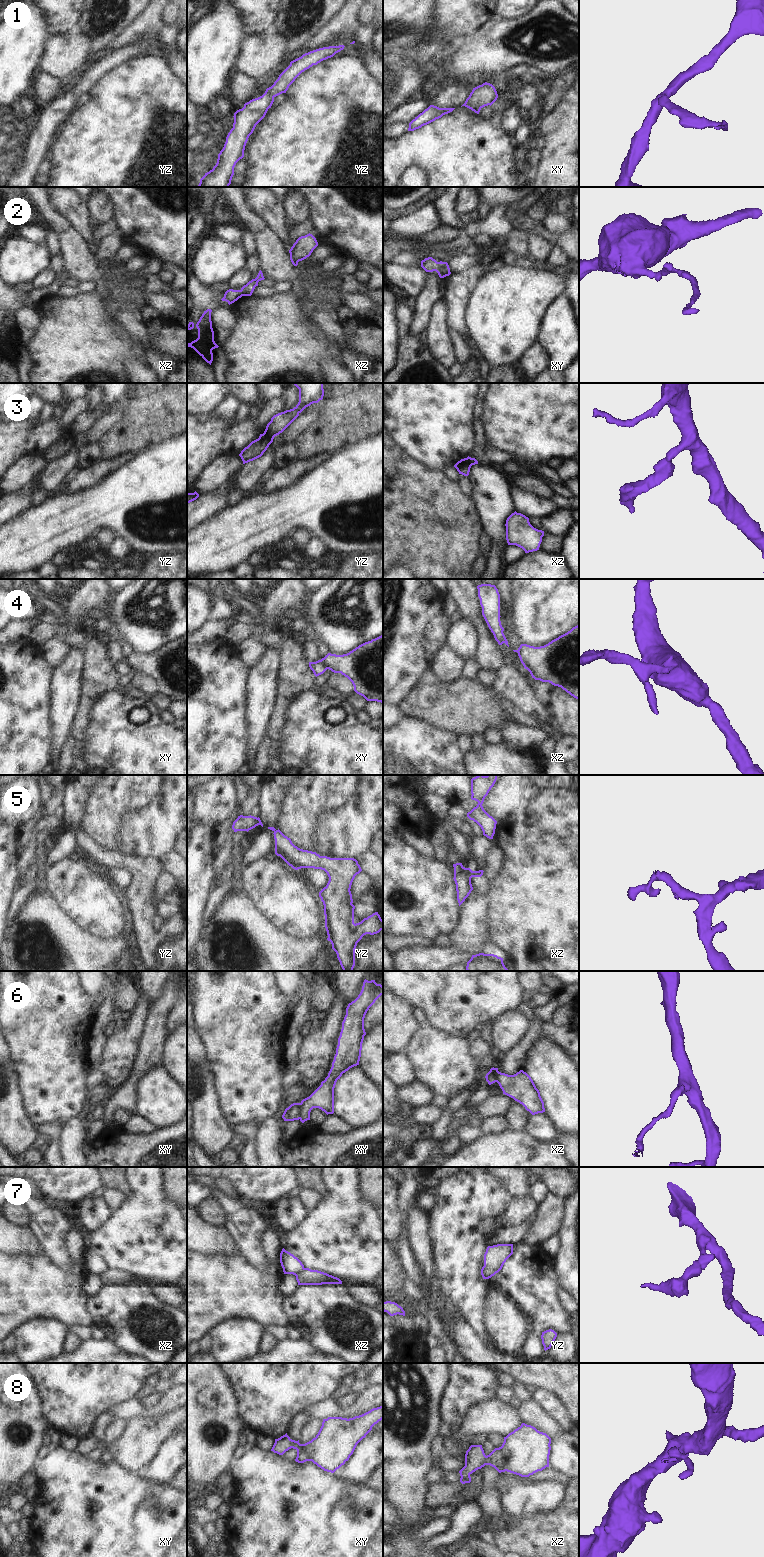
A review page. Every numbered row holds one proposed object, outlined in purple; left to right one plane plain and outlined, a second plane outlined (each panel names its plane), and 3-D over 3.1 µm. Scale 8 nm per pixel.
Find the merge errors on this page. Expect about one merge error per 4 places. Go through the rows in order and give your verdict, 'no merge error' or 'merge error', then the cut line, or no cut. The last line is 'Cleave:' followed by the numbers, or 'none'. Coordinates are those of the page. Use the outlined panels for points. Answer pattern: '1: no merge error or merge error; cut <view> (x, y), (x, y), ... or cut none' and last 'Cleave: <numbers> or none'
1: no merge error; cut none
2: no merge error; cut none
3: merge error; cut yz (263, 433), (272, 440)
4: merge error; cut xy (320, 660), (327, 668)
5: no merge error; cut none
6: merge error; cut xy (299, 1103), (300, 1118)
7: merge error; cut xz (303, 1267), (295, 1275)
8: no merge error; cut none
Cleave: 3, 4, 6, 7

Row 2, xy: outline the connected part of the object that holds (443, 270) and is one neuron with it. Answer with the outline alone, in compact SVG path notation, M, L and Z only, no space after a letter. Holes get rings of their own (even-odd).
M432 257L425 258L421 261L421 267L426 272L433 272L436 271L440 278L444 278L451 274L450 268L447 262L437 262Z

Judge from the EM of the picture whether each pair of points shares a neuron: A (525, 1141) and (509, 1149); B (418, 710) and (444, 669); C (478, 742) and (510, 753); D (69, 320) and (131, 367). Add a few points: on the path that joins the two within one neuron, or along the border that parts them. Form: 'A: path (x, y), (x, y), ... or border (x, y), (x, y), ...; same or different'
A: path (521, 1145), (517, 1149), (513, 1149); same
B: border (430, 668), (447, 680), (458, 680), (462, 677); different
C: border (487, 743), (480, 750), (472, 750); different
D: border (145, 361), (125, 361), (124, 370); different

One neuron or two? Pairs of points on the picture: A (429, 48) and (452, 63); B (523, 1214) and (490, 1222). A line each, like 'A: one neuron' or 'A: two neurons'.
A: two neurons
B: one neuron

